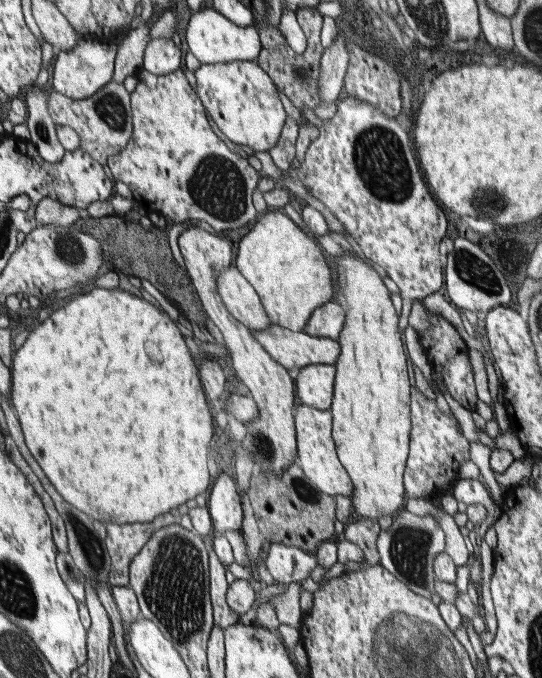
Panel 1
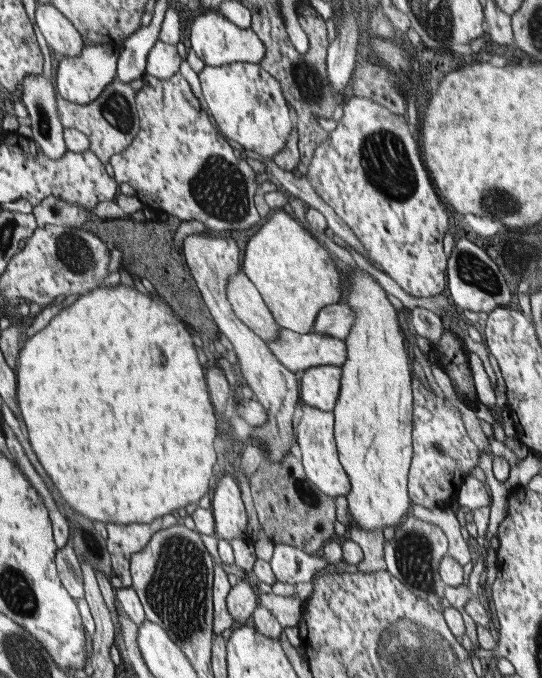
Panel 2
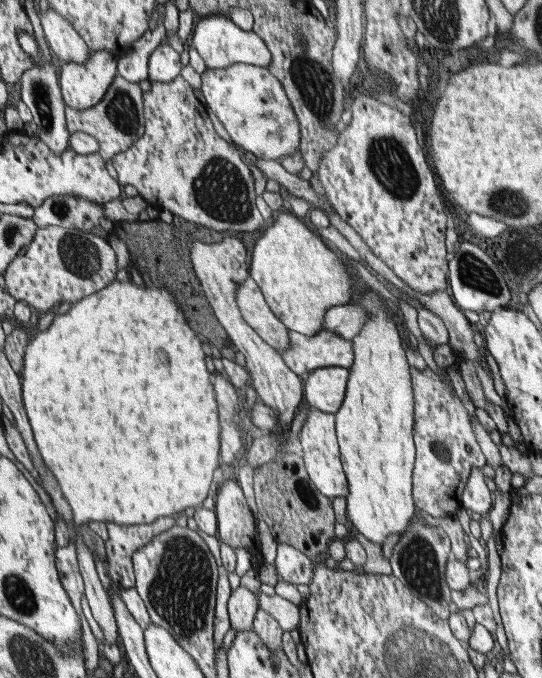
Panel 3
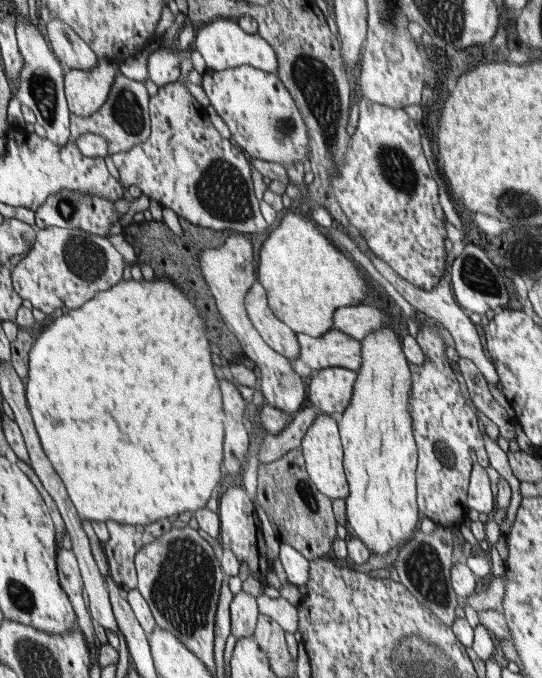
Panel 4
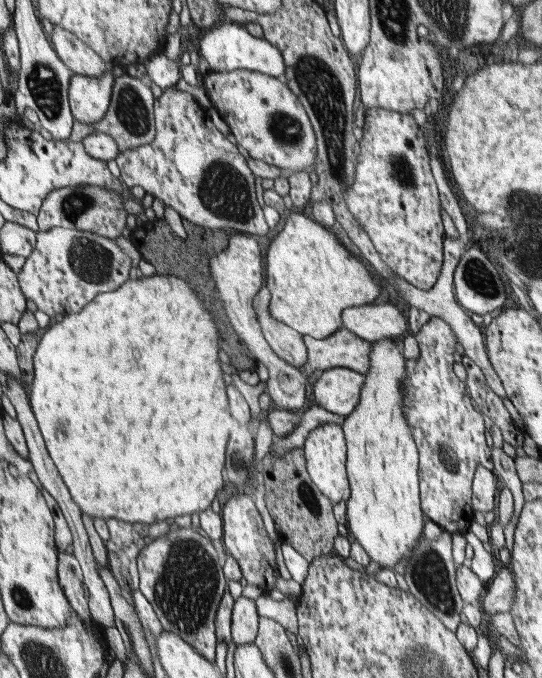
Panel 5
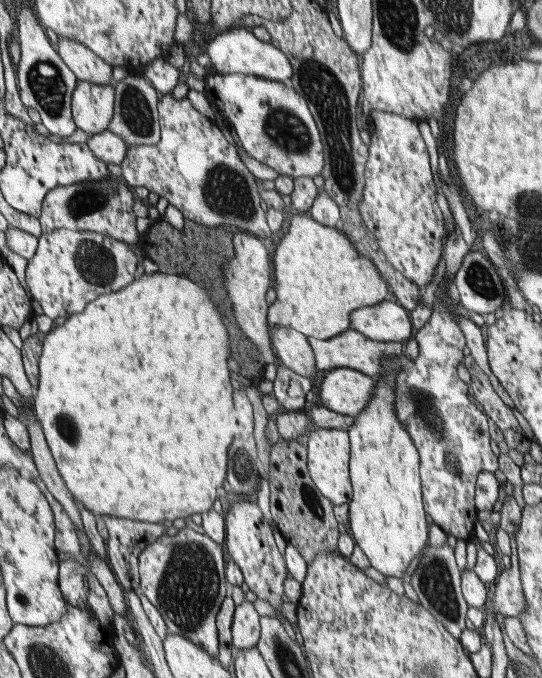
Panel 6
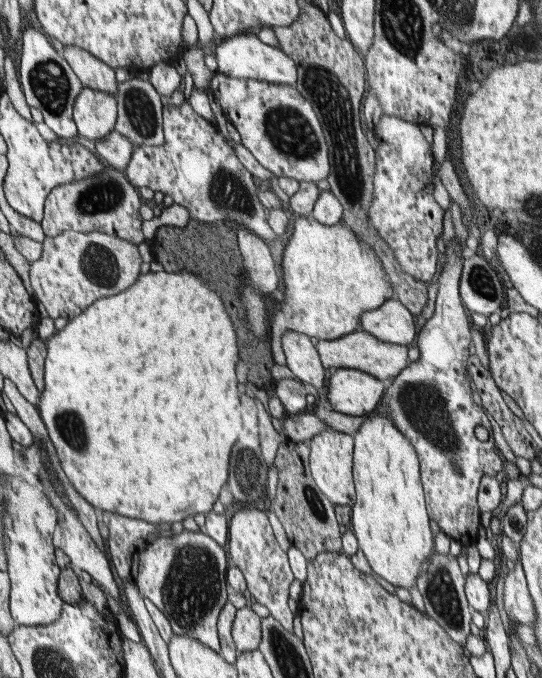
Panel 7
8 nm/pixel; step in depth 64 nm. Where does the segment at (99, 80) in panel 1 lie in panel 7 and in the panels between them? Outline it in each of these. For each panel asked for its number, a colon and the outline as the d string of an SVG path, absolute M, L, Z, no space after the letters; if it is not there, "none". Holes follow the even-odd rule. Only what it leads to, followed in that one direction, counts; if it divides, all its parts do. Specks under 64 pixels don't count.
2: M83 44L81 54L61 58L55 70L57 96L69 100L71 104L89 104L91 100L95 100L99 94L103 94L103 90L115 76L117 54L117 48L113 48L111 44Z
3: M89 50L89 58L85 62L67 62L59 72L59 94L63 104L73 110L89 110L103 94L107 94L109 86L115 80L115 56L109 50Z
4: M95 56L97 62L91 70L69 68L63 74L63 94L69 114L89 118L107 102L111 86L115 84L115 62Z
5: M107 68L101 76L85 76L85 74L71 74L67 100L71 118L79 124L95 124L107 112L113 92L113 74Z
6: M77 80L71 92L71 118L75 128L83 134L93 136L105 132L111 112L115 110L113 84L95 84Z
7: M83 86L73 100L71 116L77 128L77 136L85 138L87 142L97 142L99 138L105 138L113 132L117 118L117 102L113 100L113 94Z

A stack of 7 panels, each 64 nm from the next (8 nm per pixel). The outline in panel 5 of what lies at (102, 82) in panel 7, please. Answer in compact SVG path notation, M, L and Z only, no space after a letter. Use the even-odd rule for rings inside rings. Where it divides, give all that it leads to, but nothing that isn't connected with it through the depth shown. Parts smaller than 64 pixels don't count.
M53 24L49 42L59 56L59 60L73 72L73 74L85 74L85 76L101 76L109 64L91 50L79 36L71 34L69 30Z

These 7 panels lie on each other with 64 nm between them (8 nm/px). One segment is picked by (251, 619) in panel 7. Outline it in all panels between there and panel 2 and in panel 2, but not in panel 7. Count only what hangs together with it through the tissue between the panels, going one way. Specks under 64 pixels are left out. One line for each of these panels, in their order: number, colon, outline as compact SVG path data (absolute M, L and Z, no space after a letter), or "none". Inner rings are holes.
2: M237 580L235 586L229 588L227 592L227 612L233 618L233 622L245 624L245 620L253 614L257 608L257 588L245 580Z
3: M243 586L231 590L231 594L227 598L227 616L229 616L231 628L251 630L253 628L251 622L253 622L257 608L259 608L259 602L253 592L249 592Z
4: M237 592L229 602L229 620L231 620L231 634L235 638L247 638L255 630L257 620L257 598L247 592Z
5: M239 596L231 606L231 640L235 646L253 644L257 634L257 606L255 600Z
6: M243 600L239 606L233 610L233 620L231 620L231 638L233 638L233 648L243 650L243 648L255 648L257 638L261 634L259 628L259 616L253 610L253 604Z

